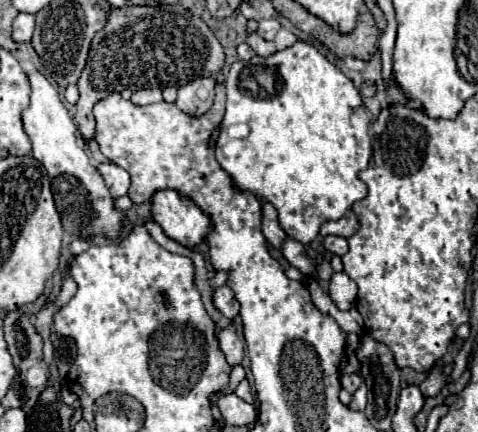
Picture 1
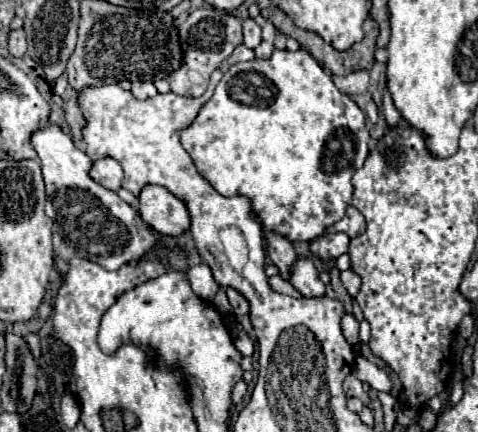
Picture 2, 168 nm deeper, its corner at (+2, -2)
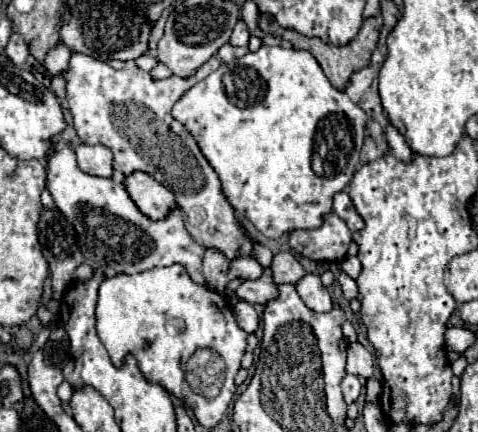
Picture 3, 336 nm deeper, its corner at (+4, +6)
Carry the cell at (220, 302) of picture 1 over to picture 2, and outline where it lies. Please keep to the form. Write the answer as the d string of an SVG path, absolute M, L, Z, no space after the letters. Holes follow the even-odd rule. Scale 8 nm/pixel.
M226 288L226 296L228 296L228 300L230 300L236 316L242 316L242 314L250 312L250 306L248 306L246 298L242 294L238 294L234 288Z

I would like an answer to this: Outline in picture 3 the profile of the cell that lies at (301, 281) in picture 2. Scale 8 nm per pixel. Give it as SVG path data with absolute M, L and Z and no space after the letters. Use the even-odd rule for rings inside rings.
M306 274L298 284L296 284L298 296L302 298L302 302L314 310L314 312L330 312L332 310L332 298L330 292L324 288L324 284L320 282L320 276L316 274Z

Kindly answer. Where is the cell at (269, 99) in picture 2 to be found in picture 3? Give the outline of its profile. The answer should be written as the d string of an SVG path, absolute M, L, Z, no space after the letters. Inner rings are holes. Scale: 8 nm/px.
M260 46L258 52L248 52L238 60L232 60L228 64L220 64L220 68L212 74L208 74L202 82L194 84L172 108L172 116L180 120L188 132L194 136L198 142L202 154L218 174L222 182L222 192L226 200L232 204L238 216L250 220L264 236L268 238L280 238L286 232L292 232L296 228L318 228L322 224L322 216L332 210L332 198L336 192L344 190L348 182L352 180L356 166L360 162L360 148L364 142L364 130L366 130L366 114L364 110L354 104L344 92L336 90L326 74L322 72L320 64L314 60L314 56L306 50L296 50L296 48L282 48L282 46Z

